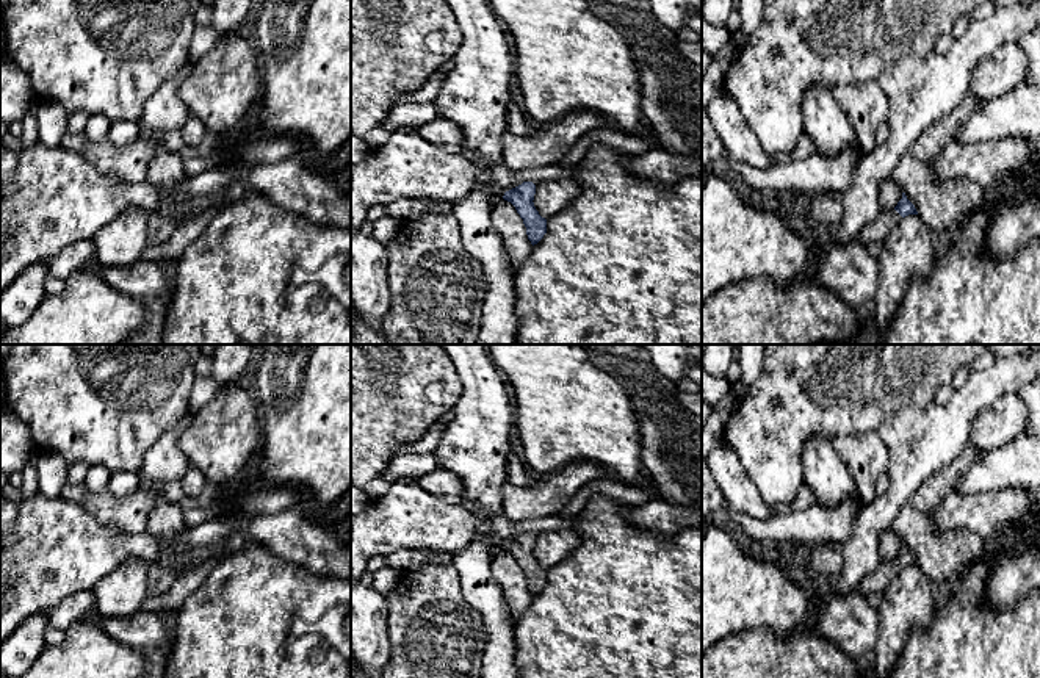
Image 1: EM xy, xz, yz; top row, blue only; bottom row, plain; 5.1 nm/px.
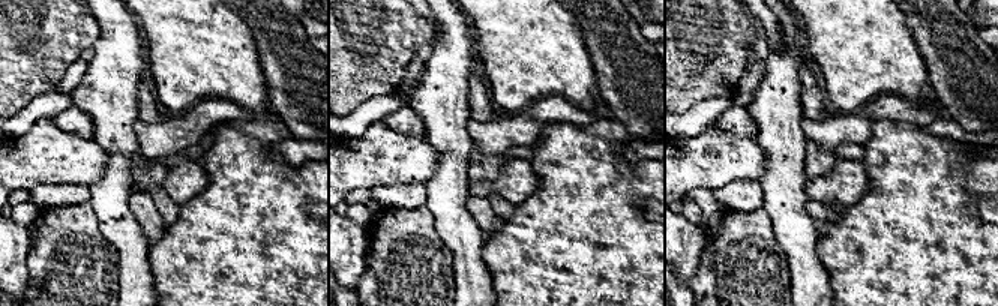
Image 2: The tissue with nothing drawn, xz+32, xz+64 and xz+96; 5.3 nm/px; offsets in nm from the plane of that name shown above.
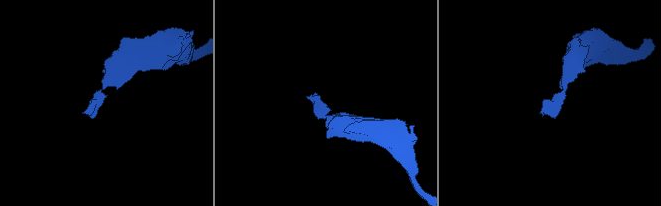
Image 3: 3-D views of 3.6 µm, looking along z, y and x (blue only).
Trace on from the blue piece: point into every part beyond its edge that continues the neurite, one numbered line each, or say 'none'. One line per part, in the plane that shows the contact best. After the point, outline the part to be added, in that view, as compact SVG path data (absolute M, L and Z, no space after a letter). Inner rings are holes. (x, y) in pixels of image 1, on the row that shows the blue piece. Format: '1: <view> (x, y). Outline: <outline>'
1: yz (885, 223). Outline: M894 208L890 211L880 211L872 222L861 229L855 241L861 246L868 246L876 241L883 243L901 221L902 216Z

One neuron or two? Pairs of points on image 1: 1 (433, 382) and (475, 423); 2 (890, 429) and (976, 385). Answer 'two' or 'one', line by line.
1: two
2: one

